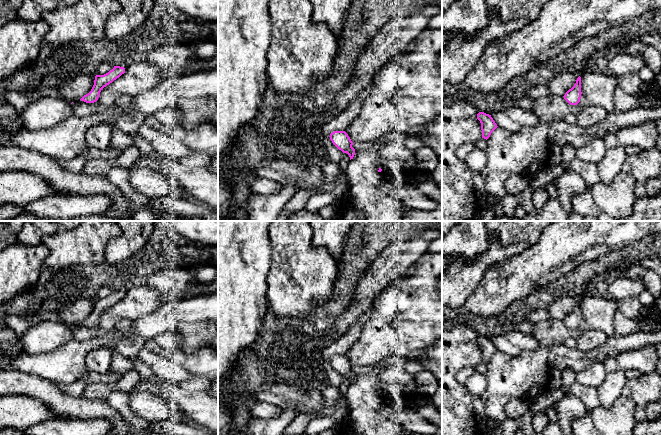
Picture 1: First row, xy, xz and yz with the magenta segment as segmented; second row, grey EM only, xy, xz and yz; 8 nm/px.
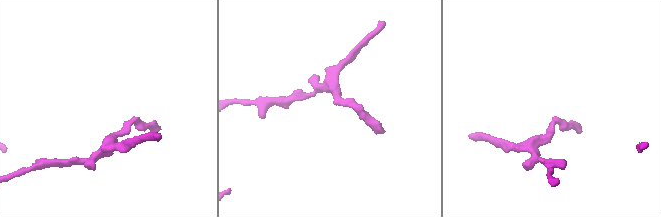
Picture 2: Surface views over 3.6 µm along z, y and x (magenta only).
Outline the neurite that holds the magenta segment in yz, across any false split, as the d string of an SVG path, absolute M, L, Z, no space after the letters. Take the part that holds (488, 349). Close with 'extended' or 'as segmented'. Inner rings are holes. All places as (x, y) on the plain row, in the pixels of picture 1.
M484 336L477 338L477 343L481 347L482 362L488 363L491 357L498 351L491 339Z; as segmented

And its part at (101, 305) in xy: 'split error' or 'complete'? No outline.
split error

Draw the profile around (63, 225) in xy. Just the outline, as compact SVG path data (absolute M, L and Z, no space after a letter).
M54 221L59 225L60 230L73 229L79 226L83 221Z

